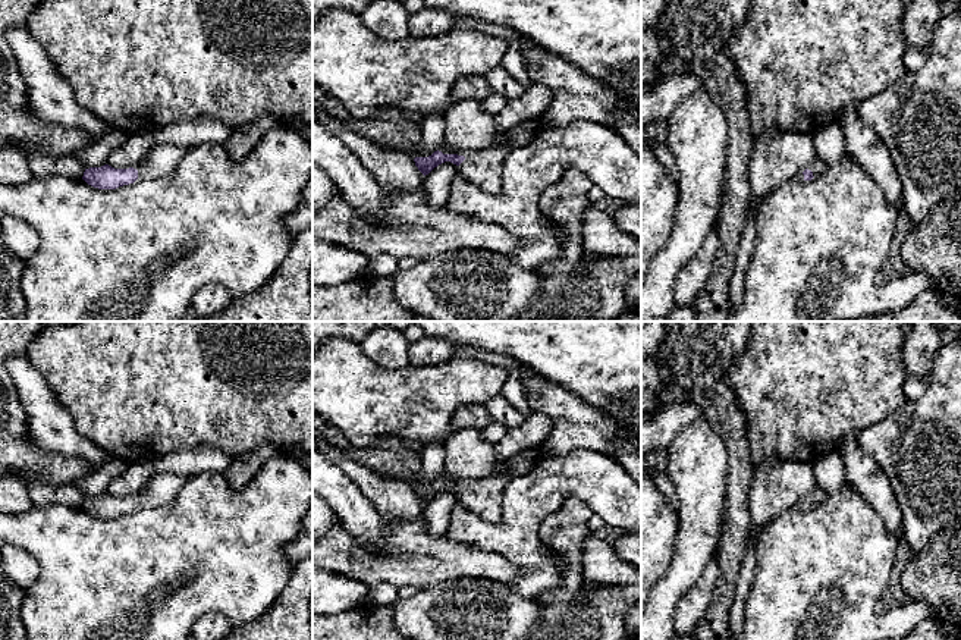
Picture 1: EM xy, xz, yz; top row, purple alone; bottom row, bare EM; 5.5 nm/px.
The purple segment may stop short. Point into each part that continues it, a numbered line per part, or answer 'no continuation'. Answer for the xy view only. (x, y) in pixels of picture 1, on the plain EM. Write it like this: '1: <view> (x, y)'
1: xy (162, 489)

